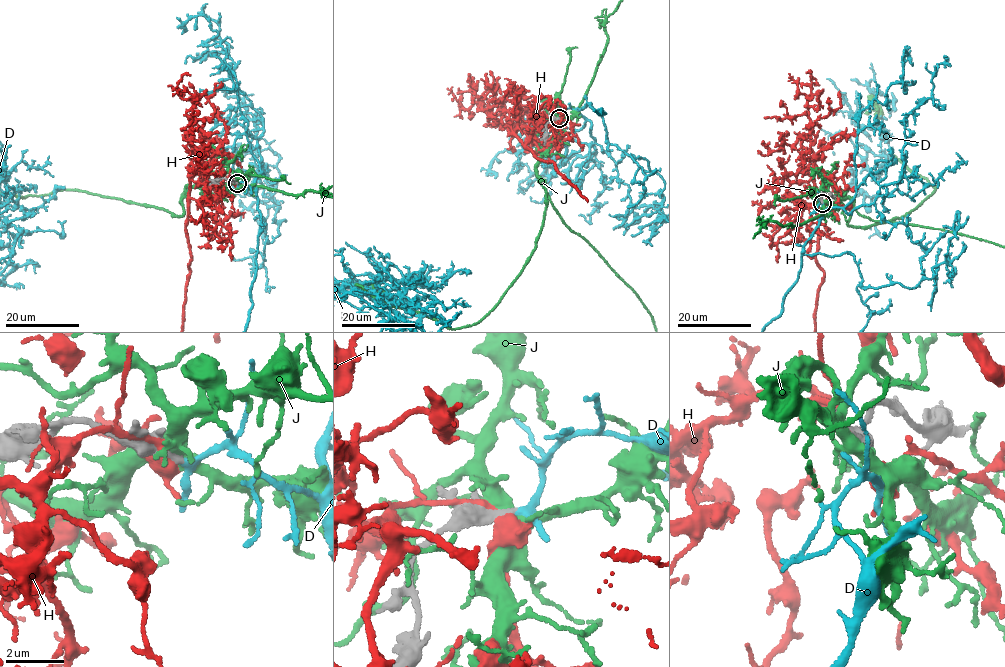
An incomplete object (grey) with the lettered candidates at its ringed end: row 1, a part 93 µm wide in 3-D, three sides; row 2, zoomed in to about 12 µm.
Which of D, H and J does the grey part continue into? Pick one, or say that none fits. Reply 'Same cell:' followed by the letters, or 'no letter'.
Same cell: D

